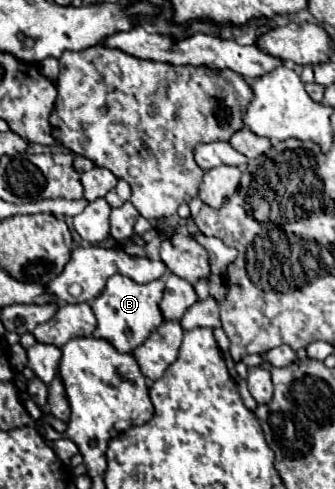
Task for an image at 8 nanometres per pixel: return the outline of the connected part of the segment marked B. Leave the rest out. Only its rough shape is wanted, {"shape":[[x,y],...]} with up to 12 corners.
{"shape":[[115,274],[91,302],[95,338],[131,354],[163,324],[165,282]]}

